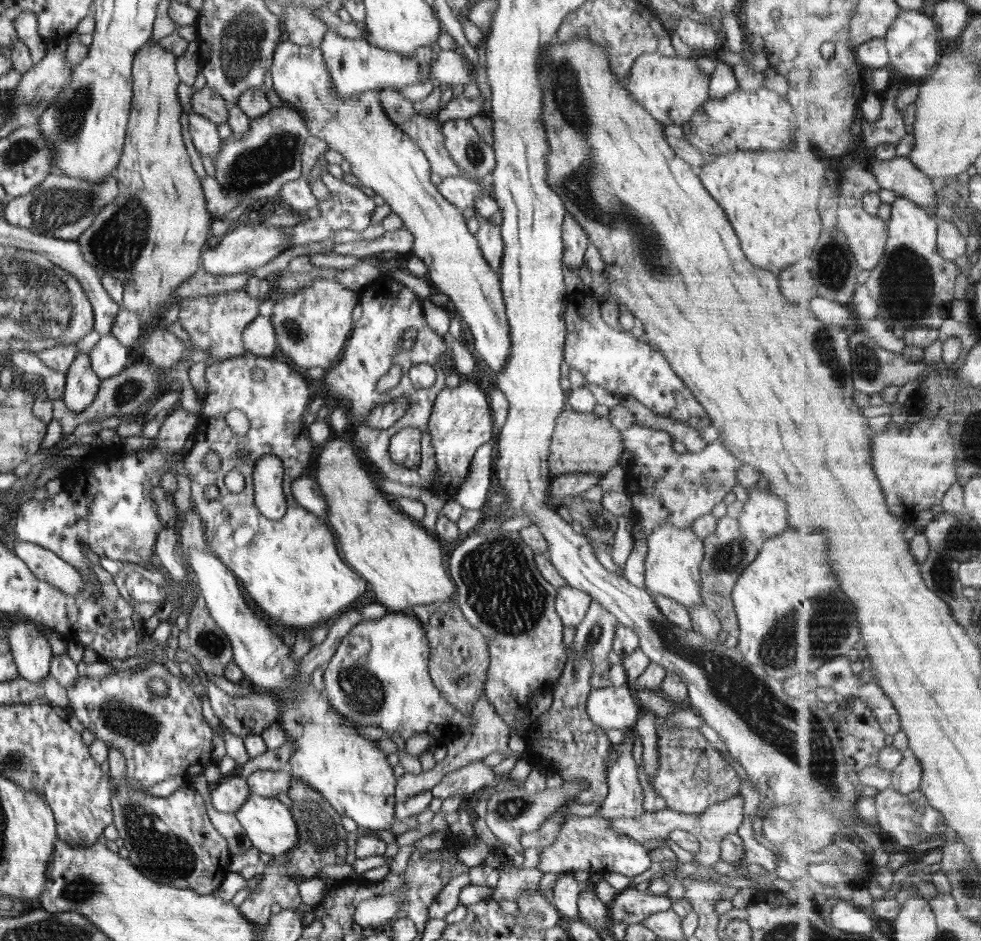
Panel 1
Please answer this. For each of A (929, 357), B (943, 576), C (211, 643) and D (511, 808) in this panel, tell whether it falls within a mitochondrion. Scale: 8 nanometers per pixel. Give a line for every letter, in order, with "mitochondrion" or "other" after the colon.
A: other
B: mitochondrion
C: mitochondrion
D: mitochondrion

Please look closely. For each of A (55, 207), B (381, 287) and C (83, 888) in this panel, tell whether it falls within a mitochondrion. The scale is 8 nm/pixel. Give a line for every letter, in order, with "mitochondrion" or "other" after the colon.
A: mitochondrion
B: other
C: mitochondrion

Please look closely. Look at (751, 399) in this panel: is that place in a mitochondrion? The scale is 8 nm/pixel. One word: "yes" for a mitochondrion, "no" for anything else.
no

